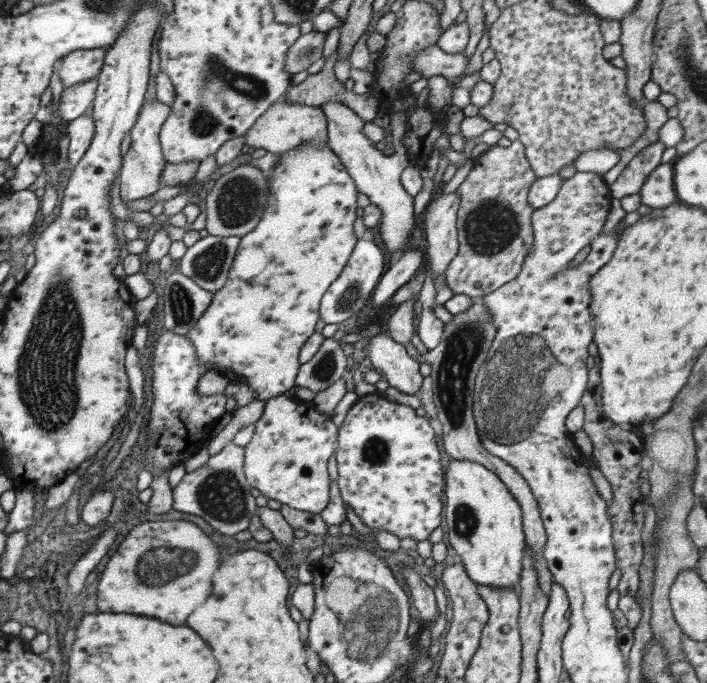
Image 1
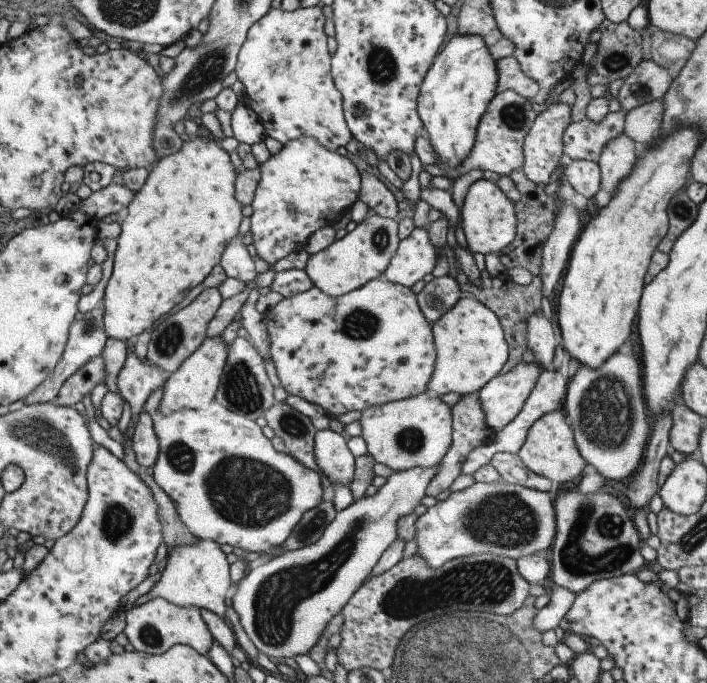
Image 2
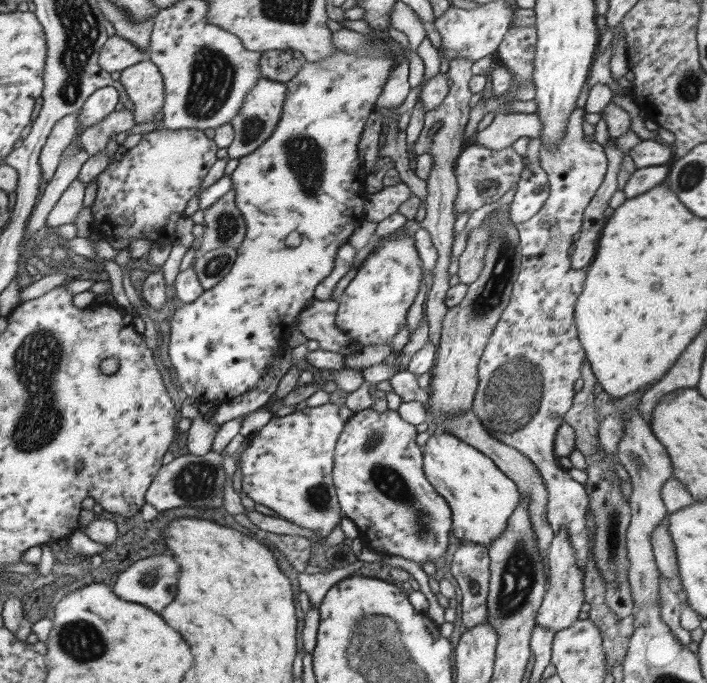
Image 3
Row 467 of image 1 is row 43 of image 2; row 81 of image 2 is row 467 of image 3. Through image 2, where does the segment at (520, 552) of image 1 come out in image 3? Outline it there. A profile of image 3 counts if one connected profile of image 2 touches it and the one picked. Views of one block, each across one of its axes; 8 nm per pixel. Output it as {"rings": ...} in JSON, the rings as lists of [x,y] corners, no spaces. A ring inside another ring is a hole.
{"rings":[[[439,430],[423,446],[423,469],[428,482],[450,505],[452,532],[462,543],[489,547],[508,526],[508,518],[520,502],[518,485],[494,461],[460,438]]]}

